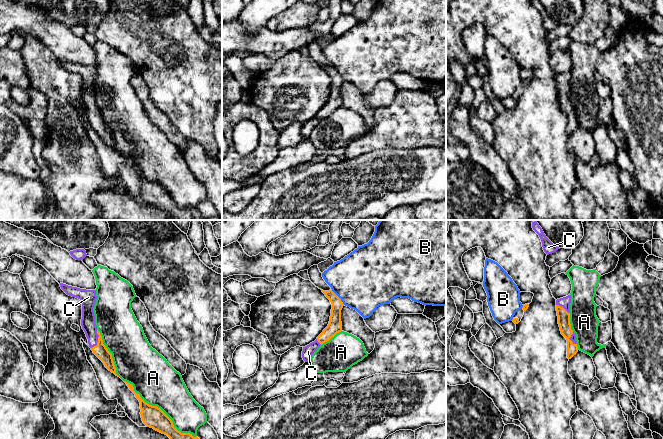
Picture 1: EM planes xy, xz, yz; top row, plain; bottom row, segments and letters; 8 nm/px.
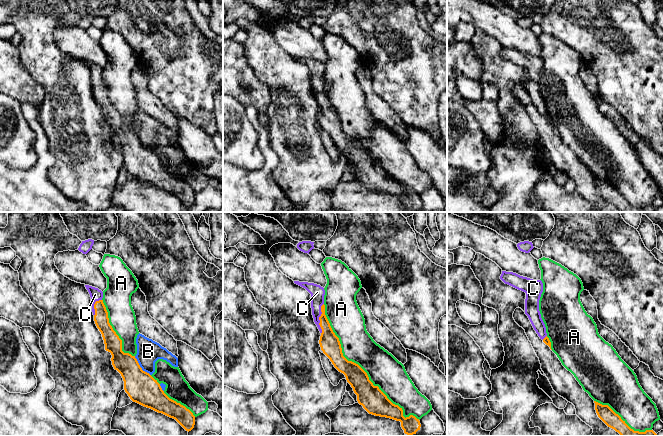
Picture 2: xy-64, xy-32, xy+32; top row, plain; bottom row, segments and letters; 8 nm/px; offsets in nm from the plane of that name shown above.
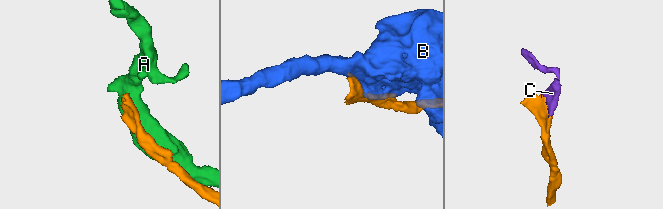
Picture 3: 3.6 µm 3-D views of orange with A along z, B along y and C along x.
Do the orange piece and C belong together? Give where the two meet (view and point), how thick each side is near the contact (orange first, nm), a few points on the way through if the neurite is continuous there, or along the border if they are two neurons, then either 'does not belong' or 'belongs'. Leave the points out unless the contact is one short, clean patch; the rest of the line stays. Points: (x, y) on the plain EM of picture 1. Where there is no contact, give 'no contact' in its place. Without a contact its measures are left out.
contact xy (98, 116); calibres 110 and 110 nm; way xy (100, 126), (98, 124), (98, 116), (92, 110), (88, 100); belongs

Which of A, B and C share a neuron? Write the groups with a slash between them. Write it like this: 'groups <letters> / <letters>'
groups A / B / C

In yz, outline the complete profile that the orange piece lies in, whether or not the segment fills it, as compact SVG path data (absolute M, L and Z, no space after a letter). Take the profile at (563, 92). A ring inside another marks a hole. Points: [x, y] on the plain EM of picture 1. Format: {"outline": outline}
{"outline": "M571 71L556 76L556 87L561 110L567 116L567 134L571 135L577 128L576 111L570 100Z"}

